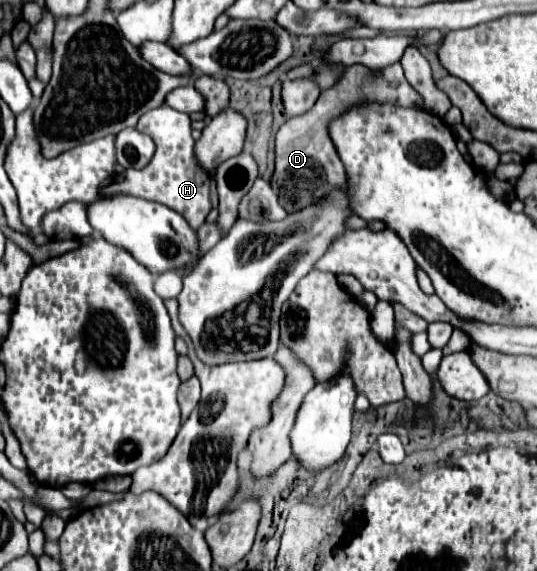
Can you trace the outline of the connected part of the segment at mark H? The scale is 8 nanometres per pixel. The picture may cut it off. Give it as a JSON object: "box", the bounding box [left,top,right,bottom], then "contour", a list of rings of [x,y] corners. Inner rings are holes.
{"box":[100,107,210,231],"contour":[[[158,107],[144,113],[136,127],[138,131],[150,135],[156,143],[156,153],[152,161],[144,169],[126,169],[122,173],[116,173],[116,179],[108,179],[108,183],[100,187],[100,195],[128,193],[162,203],[180,213],[188,221],[188,225],[198,231],[198,227],[206,221],[206,215],[210,213],[210,175],[200,169],[194,159],[194,139],[190,135],[192,129],[188,115],[174,111],[172,107]]]}

